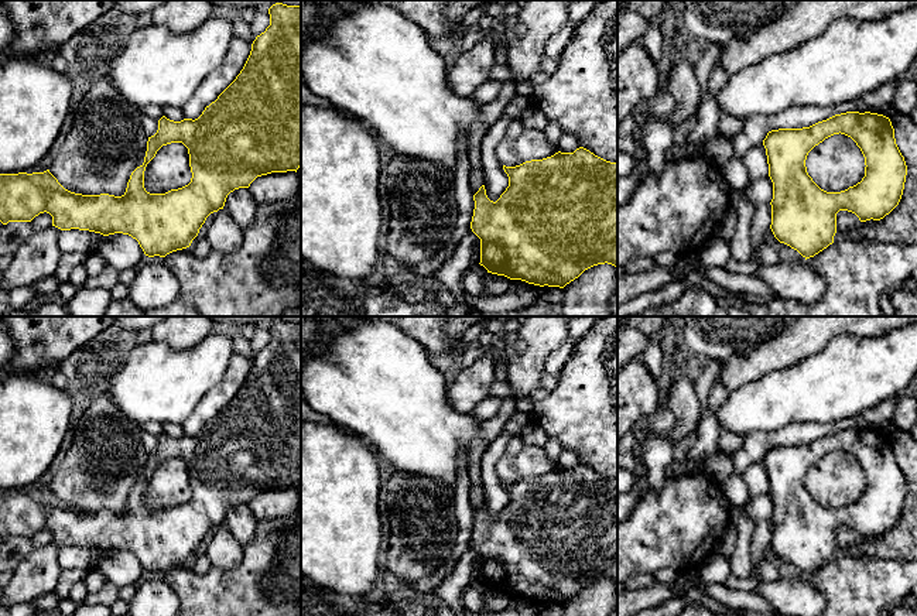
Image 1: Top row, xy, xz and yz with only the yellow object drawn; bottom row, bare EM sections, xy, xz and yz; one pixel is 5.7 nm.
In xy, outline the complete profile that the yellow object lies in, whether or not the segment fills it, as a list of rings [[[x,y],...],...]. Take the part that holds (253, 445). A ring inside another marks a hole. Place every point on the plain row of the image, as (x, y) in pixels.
[[[276,319],[268,325],[270,342],[256,353],[250,372],[236,396],[192,437],[174,438],[162,432],[158,446],[148,454],[144,479],[137,483],[122,513],[109,510],[82,511],[65,506],[49,489],[0,490],[0,538],[31,538],[40,530],[52,533],[52,543],[61,547],[89,547],[103,552],[123,550],[136,555],[148,574],[167,571],[191,562],[206,534],[223,526],[226,514],[239,504],[249,504],[261,492],[295,487],[301,483],[301,322]],[[182,459],[188,465],[191,499],[165,510],[150,510],[144,504],[144,487],[157,468],[167,461]]]

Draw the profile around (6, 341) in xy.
[[[0,318],[0,366],[8,363],[14,355],[14,345],[13,345],[13,338]]]

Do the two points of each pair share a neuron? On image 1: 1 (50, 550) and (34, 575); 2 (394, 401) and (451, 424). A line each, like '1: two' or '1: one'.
1: one
2: one

